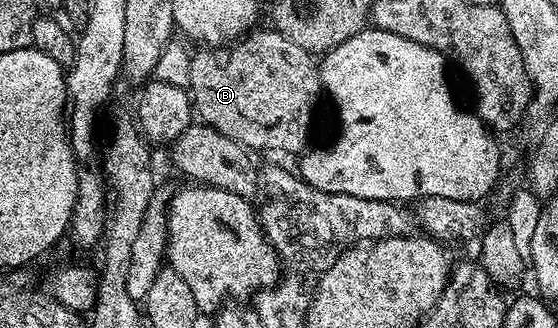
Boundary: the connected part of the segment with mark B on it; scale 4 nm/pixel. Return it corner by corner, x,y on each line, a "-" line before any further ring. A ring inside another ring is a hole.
255,28
226,48
199,48
191,54
189,93
193,110
206,125
248,151
284,150
299,156
308,149
311,117
324,93
316,59
274,28

